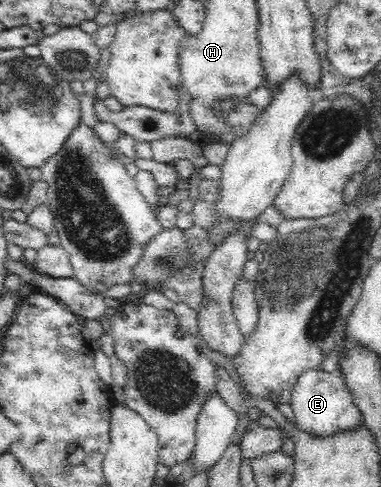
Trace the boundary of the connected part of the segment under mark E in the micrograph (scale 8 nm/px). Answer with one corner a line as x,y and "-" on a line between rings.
310,369
302,373
292,392
290,405
296,415
295,424
298,429
316,438
326,438
344,432
345,429
360,427
363,421
361,412
347,389
343,375
338,370
326,373
318,369

